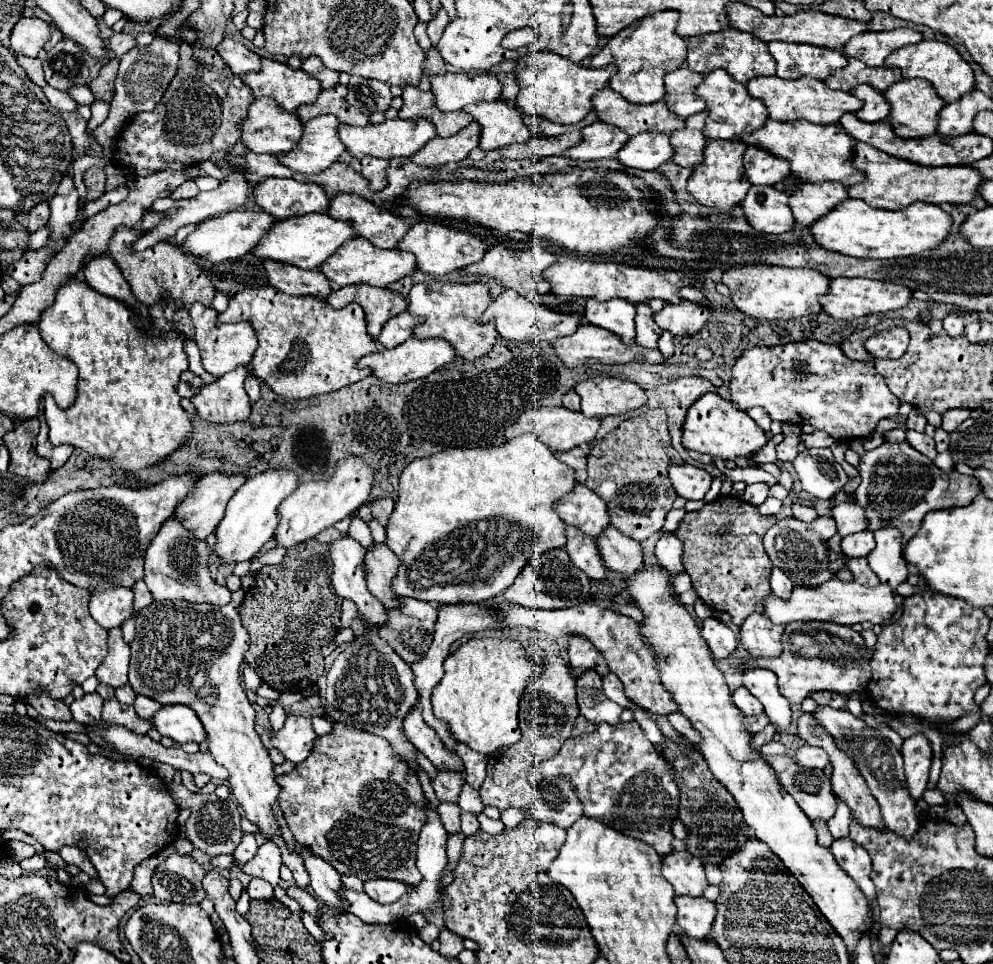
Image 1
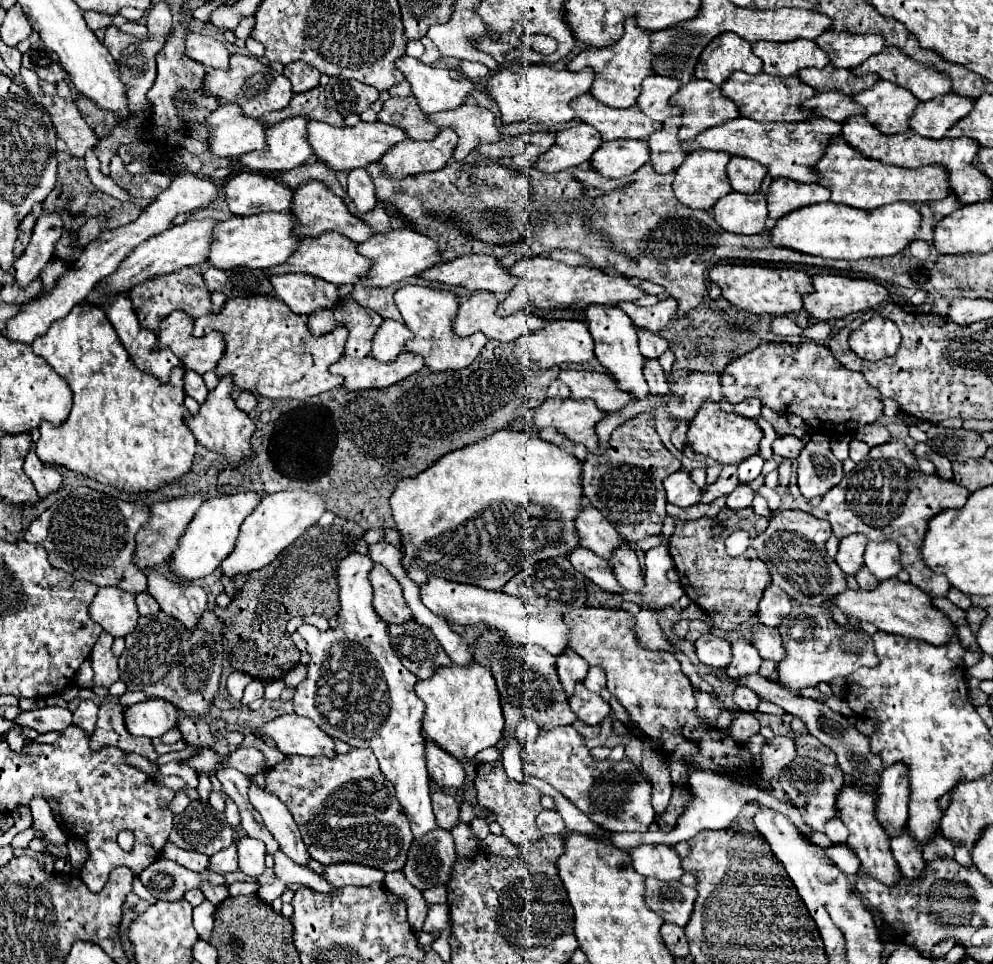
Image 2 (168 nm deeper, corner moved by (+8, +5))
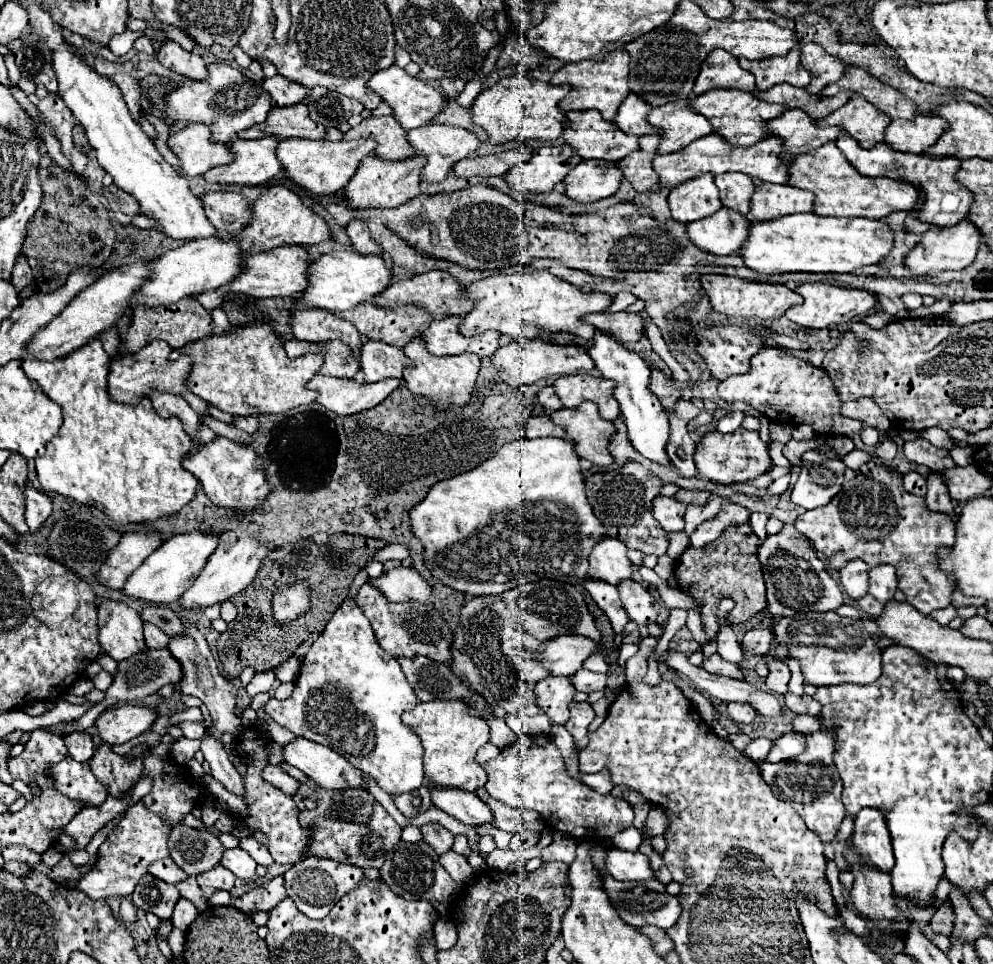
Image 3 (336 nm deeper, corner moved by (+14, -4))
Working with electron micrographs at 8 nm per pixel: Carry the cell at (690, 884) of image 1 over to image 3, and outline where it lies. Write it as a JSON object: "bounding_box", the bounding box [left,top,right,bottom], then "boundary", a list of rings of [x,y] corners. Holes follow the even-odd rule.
{"bounding_box":[606,848,654,882],"boundary":[[[618,848],[608,850],[606,870],[612,878],[624,880],[624,882],[638,882],[654,876],[648,858],[642,852],[628,852]]]}

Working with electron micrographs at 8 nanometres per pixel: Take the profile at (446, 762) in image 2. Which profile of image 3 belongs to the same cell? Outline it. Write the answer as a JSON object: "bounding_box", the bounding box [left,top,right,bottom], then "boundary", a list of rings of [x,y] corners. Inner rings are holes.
{"bounding_box":[430,788,494,826],"boundary":[[[430,788],[432,804],[452,818],[456,818],[462,824],[468,826],[482,826],[492,824],[494,816],[488,804],[484,804],[476,794],[472,792],[458,792],[456,788]]]}

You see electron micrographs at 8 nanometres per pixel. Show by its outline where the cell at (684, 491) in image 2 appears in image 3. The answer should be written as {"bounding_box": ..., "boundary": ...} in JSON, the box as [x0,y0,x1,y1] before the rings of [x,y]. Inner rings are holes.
{"bounding_box":[652,498,686,532],"boundary":[[[654,498],[652,512],[654,512],[654,518],[660,522],[664,532],[684,530],[686,506],[676,502],[674,498]]]}

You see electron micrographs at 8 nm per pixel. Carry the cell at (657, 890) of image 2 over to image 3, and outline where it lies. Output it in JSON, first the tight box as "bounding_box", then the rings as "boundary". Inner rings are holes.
{"bounding_box":[604,874,682,930],"boundary":[[[606,874],[604,888],[606,888],[608,898],[610,898],[610,904],[614,906],[614,910],[618,912],[618,916],[626,924],[632,924],[632,926],[652,924],[652,926],[658,926],[658,928],[664,928],[666,930],[666,928],[670,928],[678,920],[678,912],[682,910],[680,904],[678,904],[678,898],[676,896],[670,896],[664,890],[666,886],[660,884],[656,878],[634,884],[634,882],[618,882],[618,880],[614,880],[612,876]]]}

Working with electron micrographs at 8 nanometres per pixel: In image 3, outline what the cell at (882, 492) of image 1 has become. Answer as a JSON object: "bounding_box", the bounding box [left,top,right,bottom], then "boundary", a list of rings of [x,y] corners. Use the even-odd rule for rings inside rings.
{"bounding_box":[796,466,956,614],"boundary":[[[874,466],[868,474],[858,474],[854,480],[848,480],[842,486],[842,492],[834,496],[826,508],[814,508],[798,516],[796,530],[810,538],[820,554],[826,556],[832,570],[842,570],[850,560],[862,560],[870,568],[892,564],[898,574],[898,588],[906,594],[906,602],[912,604],[918,612],[930,614],[932,610],[950,606],[950,594],[956,588],[956,580],[938,568],[938,548],[950,548],[954,544],[954,524],[946,520],[946,516],[938,516],[936,512],[926,512],[924,498],[908,494],[902,486],[902,474],[888,466]]]}

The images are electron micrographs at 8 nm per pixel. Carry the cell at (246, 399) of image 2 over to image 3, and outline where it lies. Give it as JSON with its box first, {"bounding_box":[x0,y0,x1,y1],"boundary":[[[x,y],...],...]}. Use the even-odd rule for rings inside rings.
{"bounding_box":[234,416,258,434],"boundary":[[[238,416],[238,418],[234,418],[234,426],[240,428],[240,430],[244,430],[244,432],[248,432],[248,434],[254,434],[258,430],[258,420],[250,418],[250,416],[248,418]]]}

